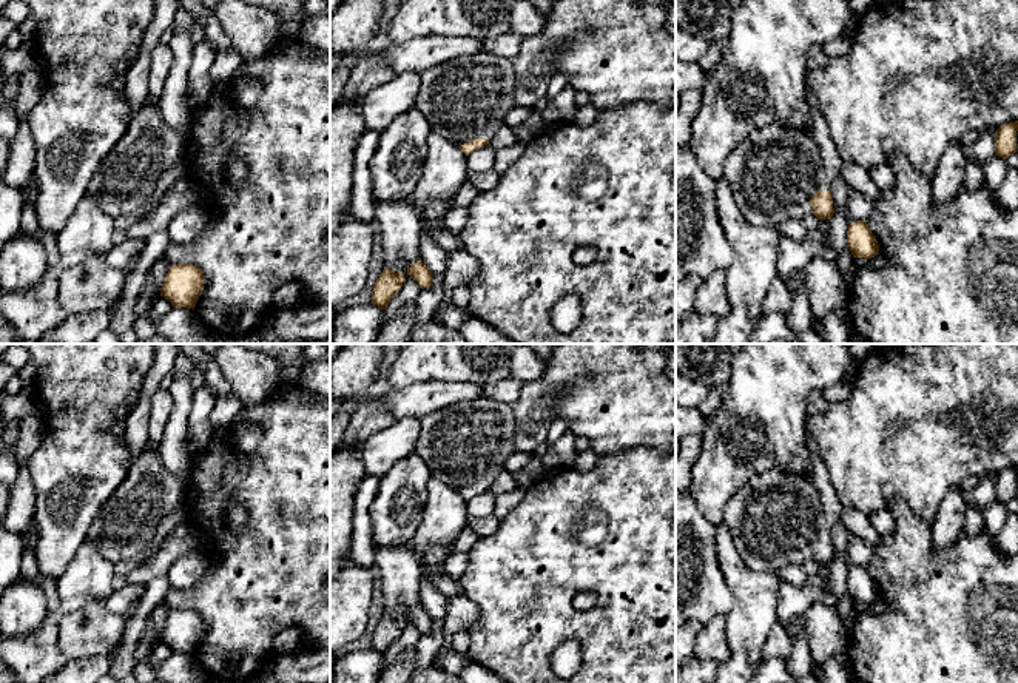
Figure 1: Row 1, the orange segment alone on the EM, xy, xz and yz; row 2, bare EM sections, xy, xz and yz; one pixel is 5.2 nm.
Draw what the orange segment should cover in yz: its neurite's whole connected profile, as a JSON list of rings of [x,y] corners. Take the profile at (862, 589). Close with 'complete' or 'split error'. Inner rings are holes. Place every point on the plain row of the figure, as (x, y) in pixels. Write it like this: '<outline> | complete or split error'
[[[865,566],[848,570],[847,590],[853,603],[871,604],[879,597],[878,586]]] | complete

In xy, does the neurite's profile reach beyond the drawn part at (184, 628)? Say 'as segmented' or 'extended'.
as segmented

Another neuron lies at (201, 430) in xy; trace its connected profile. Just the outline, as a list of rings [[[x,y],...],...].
[[[201,387],[193,393],[193,404],[188,415],[188,450],[191,456],[197,456],[211,441],[214,429],[210,422],[210,413],[216,404],[216,396],[207,387]]]

